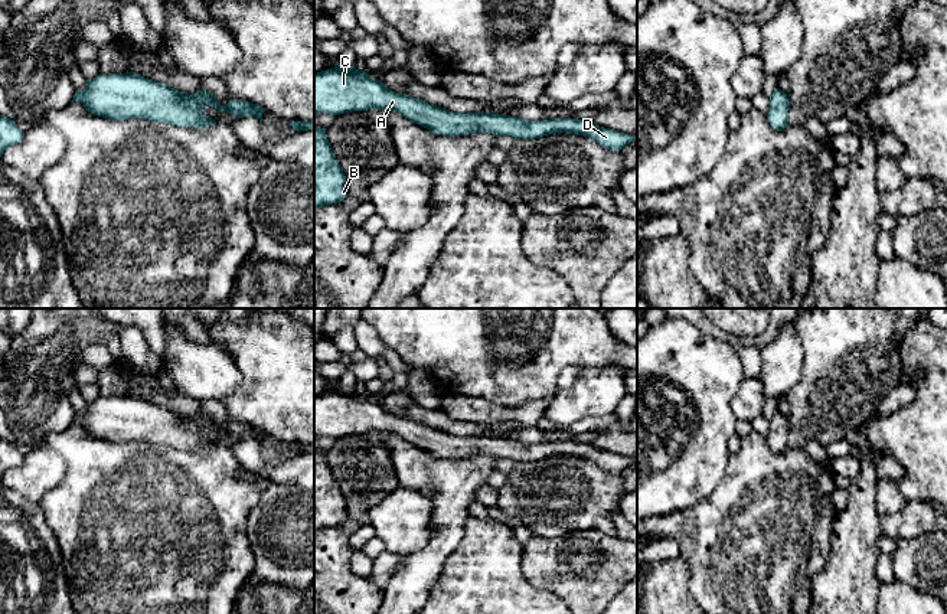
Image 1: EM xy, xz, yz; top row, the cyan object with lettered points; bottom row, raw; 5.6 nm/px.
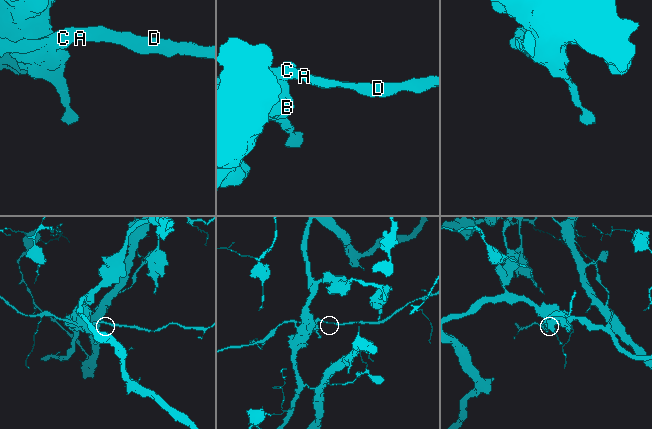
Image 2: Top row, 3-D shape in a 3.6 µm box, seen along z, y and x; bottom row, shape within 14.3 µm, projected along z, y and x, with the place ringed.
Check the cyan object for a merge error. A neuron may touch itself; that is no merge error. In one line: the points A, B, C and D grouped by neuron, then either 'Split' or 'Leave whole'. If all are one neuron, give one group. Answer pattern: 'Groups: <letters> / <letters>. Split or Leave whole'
Groups: A B C / D. Split

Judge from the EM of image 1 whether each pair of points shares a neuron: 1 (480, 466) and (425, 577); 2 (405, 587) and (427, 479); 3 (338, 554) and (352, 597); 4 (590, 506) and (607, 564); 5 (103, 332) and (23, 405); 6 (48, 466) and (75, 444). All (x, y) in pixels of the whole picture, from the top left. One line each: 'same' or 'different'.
1: same
2: same
3: same
4: different
5: same
6: different

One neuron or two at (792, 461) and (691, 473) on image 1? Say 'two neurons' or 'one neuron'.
two neurons

